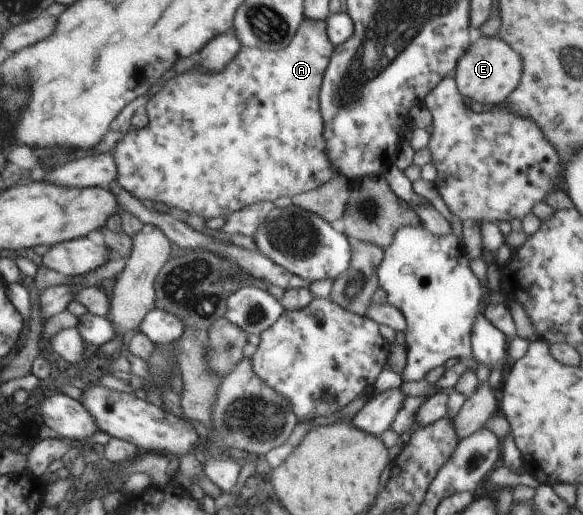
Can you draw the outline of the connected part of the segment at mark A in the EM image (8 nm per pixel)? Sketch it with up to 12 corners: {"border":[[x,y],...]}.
{"border":[[334,48],[170,79],[112,150],[141,202],[205,220],[324,185]]}

